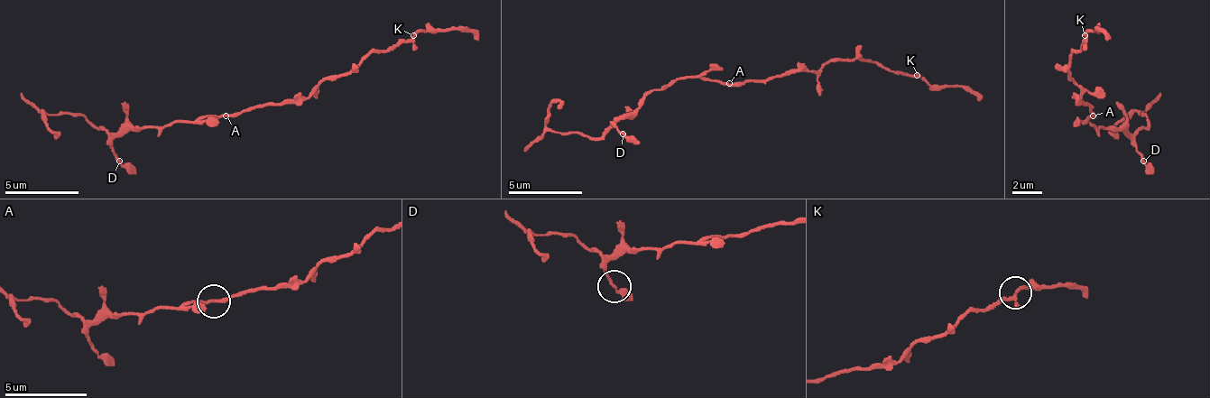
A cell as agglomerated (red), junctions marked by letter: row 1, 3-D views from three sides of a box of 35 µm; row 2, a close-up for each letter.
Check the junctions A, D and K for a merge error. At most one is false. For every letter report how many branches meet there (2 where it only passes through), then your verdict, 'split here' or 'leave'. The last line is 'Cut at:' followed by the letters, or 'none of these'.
A: 2 | leave
D: 2 | leave
K: 2 | leave
Cut at: none of these

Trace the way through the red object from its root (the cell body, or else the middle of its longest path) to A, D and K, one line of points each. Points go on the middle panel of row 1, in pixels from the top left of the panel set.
A: (743, 83), (729, 83)
D: (743, 83), (718, 83), (696, 76), (669, 79), (614, 124), (622, 134)
K: (743, 83), (792, 72), (817, 72), (829, 61), (873, 61), (891, 72), (918, 76)

